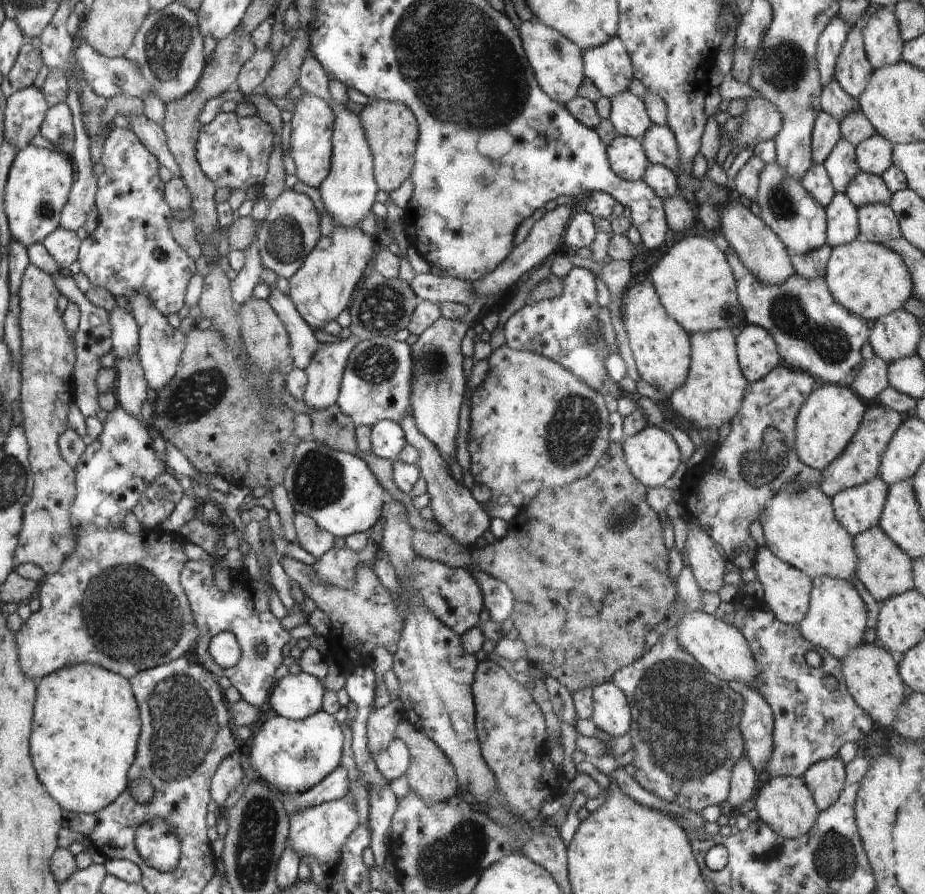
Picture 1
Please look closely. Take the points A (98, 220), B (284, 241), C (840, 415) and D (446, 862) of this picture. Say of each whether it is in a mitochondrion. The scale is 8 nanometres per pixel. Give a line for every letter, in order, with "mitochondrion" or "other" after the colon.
A: other
B: mitochondrion
C: other
D: mitochondrion

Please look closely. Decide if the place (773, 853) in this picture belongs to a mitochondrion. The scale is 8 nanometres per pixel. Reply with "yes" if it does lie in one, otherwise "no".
no

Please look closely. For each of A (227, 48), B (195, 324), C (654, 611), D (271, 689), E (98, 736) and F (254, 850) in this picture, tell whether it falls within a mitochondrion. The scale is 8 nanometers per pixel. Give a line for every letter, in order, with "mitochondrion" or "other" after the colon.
A: other
B: other
C: other
D: other
E: other
F: mitochondrion

